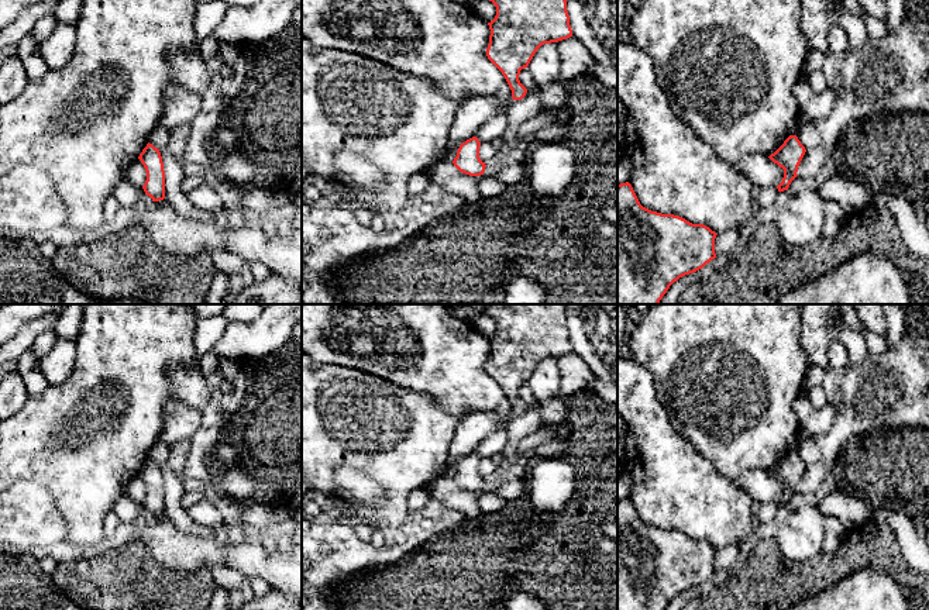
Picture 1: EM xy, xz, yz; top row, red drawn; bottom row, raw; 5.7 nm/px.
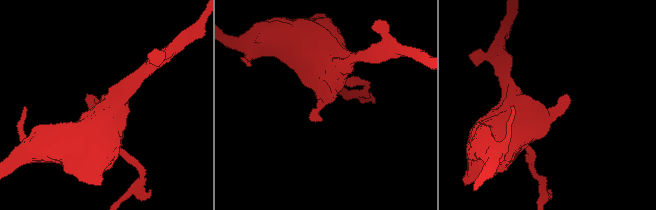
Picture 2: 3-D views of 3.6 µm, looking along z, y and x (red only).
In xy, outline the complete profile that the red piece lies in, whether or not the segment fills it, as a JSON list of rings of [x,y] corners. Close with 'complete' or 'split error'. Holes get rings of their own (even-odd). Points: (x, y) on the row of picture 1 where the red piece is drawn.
[[[148,142],[140,154],[138,159],[141,161],[147,172],[147,180],[142,186],[145,194],[149,196],[152,201],[164,200],[165,170],[159,149]]] | complete

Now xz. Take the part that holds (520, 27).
[[[489,0],[496,7],[495,18],[488,23],[491,35],[488,59],[502,72],[513,100],[522,100],[527,89],[520,83],[520,70],[527,68],[537,49],[544,44],[572,37],[567,0]]] | complete

